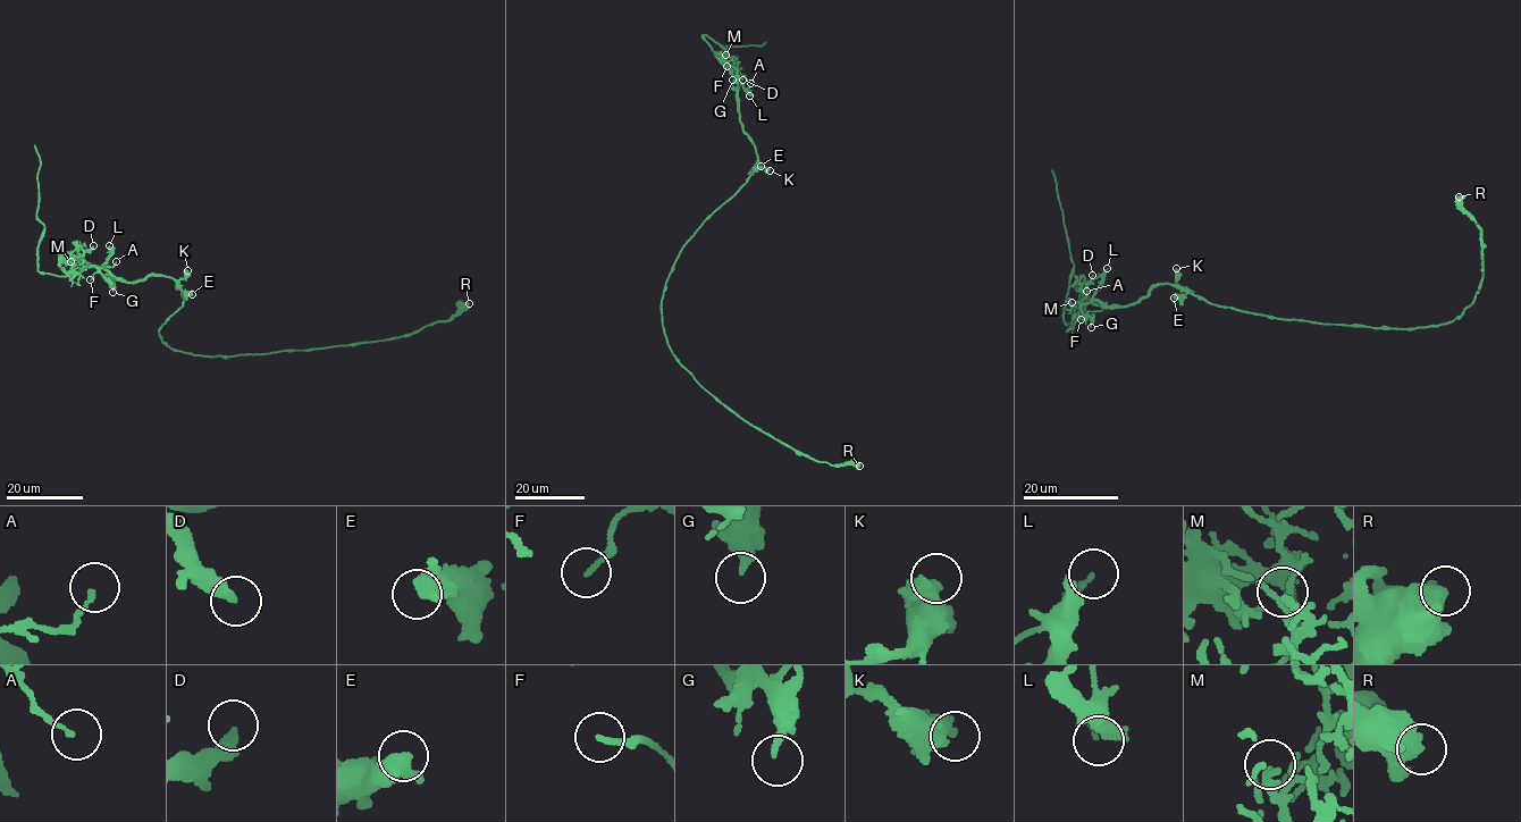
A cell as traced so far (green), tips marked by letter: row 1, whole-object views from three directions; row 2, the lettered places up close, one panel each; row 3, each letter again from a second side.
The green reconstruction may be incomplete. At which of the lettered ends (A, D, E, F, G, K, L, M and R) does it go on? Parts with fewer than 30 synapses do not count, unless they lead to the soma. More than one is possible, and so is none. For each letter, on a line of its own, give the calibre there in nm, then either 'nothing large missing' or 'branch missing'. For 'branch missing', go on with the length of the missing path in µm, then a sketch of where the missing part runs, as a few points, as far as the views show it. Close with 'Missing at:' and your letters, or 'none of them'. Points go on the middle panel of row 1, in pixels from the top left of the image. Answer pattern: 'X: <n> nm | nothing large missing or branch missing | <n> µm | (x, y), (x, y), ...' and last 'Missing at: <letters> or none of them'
A: 110 nm | nothing large missing
D: 340 nm | nothing large missing
E: 400 nm | nothing large missing
F: 140 nm | nothing large missing
G: 200 nm | nothing large missing
K: 650 nm | nothing large missing
L: 120 nm | nothing large missing
M: 140 nm | nothing large missing
R: 480 nm | nothing large missing
Missing at: none of them

